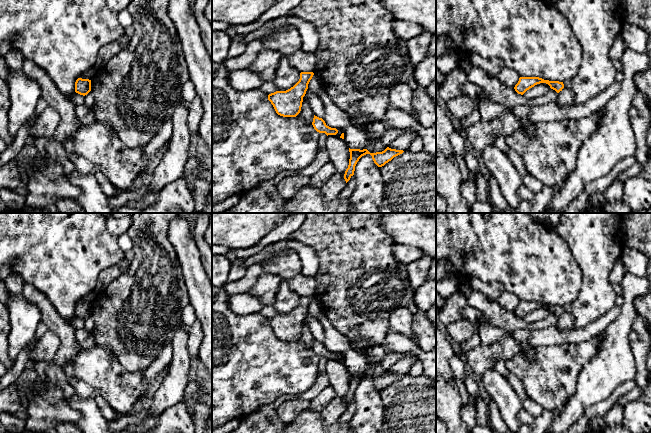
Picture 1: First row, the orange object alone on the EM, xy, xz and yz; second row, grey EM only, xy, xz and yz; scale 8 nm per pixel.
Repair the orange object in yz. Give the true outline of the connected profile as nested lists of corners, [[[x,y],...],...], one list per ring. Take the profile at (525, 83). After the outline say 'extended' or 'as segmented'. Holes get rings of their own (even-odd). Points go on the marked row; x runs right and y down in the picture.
[[[520,77],[514,89],[518,94],[523,95],[527,90],[540,83],[548,84],[550,88],[555,90],[557,93],[562,91],[564,88],[563,82],[544,80],[539,77]]] | as segmented

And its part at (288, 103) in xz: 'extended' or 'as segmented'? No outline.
as segmented

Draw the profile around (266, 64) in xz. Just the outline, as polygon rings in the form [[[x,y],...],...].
[[[262,46],[257,59],[250,66],[264,82],[272,81],[275,78],[278,63],[282,57],[277,51]]]

